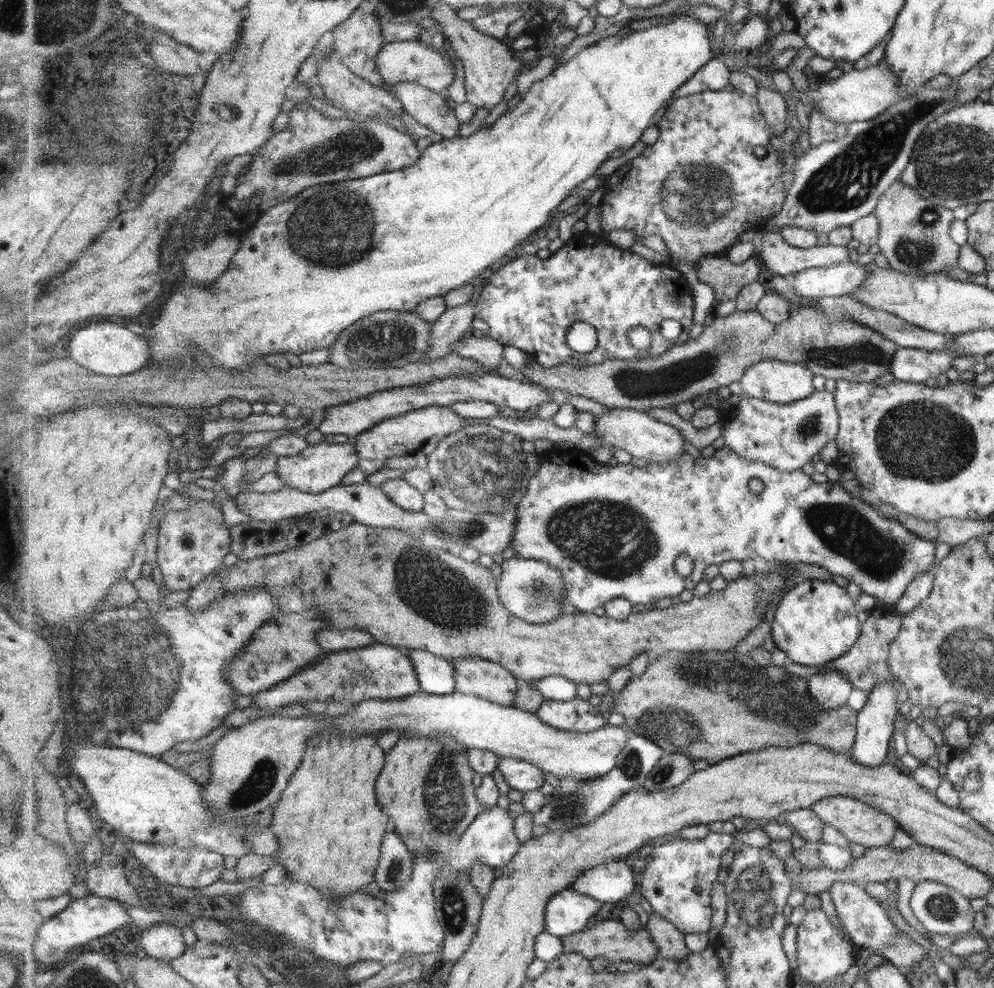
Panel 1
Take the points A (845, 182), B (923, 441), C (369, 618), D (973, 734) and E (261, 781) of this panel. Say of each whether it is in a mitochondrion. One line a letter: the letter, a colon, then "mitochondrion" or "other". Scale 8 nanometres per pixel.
A: mitochondrion
B: mitochondrion
C: other
D: other
E: mitochondrion

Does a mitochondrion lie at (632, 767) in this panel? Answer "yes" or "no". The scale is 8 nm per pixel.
yes

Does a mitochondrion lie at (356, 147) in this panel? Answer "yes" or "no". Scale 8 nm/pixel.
yes

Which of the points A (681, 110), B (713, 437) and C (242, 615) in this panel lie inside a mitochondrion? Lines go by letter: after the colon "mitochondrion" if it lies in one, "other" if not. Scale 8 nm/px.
A: other
B: other
C: mitochondrion

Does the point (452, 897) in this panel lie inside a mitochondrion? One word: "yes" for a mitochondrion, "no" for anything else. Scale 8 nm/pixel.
yes

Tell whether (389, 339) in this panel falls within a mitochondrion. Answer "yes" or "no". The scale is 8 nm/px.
yes

